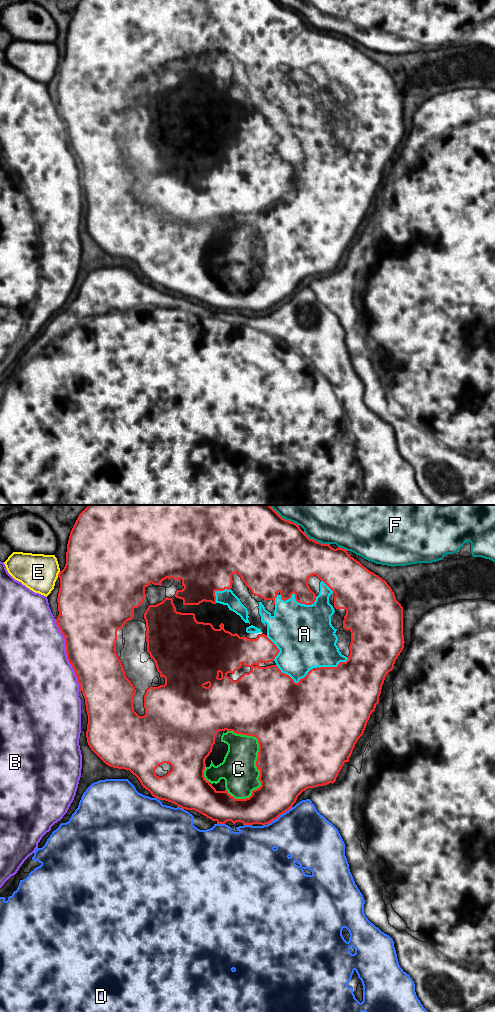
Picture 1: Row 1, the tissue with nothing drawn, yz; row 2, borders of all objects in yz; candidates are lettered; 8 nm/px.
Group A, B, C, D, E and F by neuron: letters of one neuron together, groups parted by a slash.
A C / B / D / E / F

